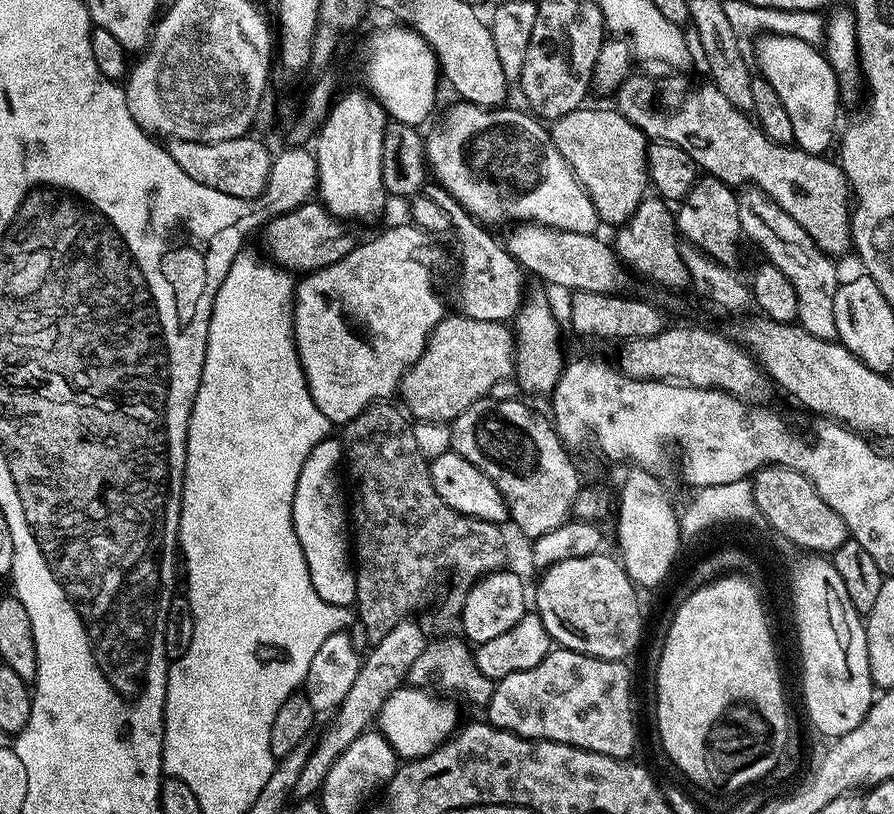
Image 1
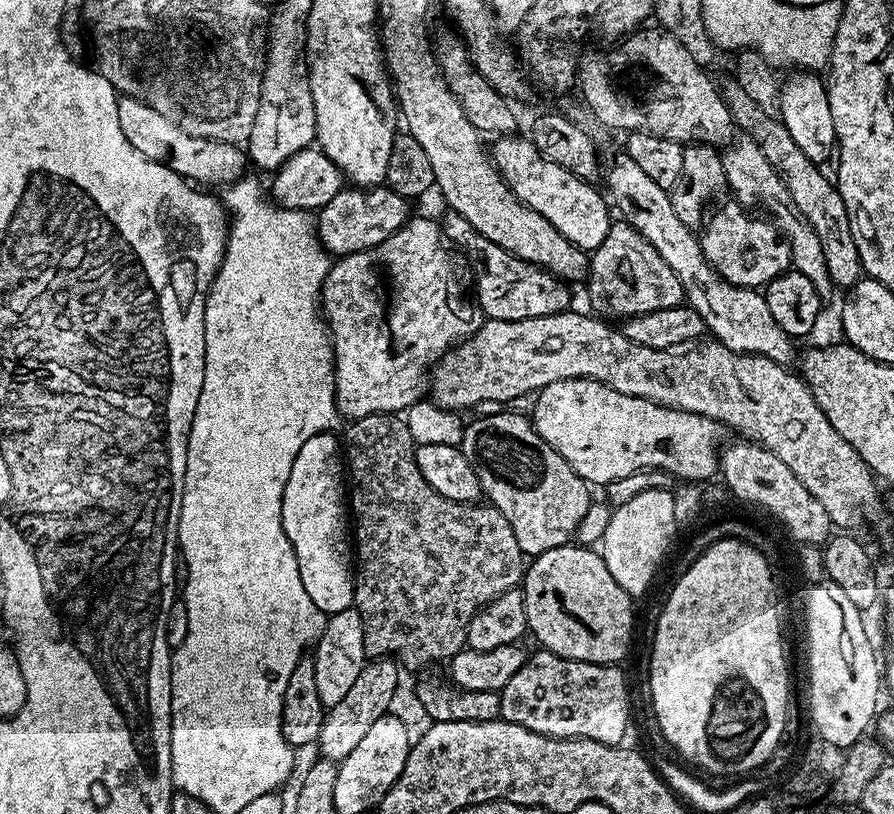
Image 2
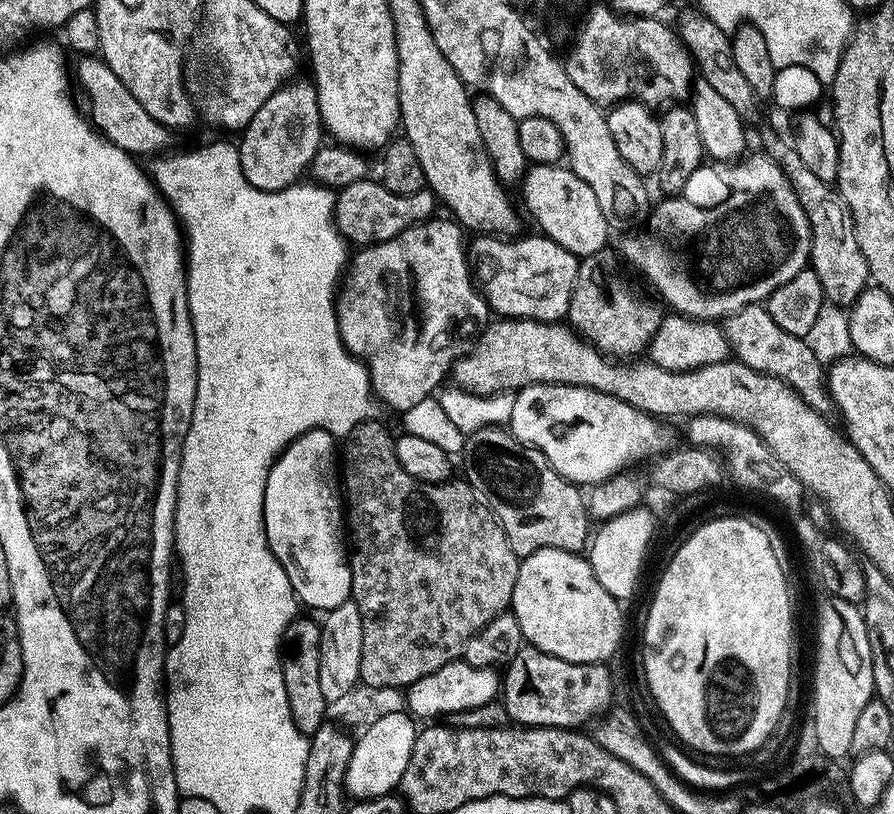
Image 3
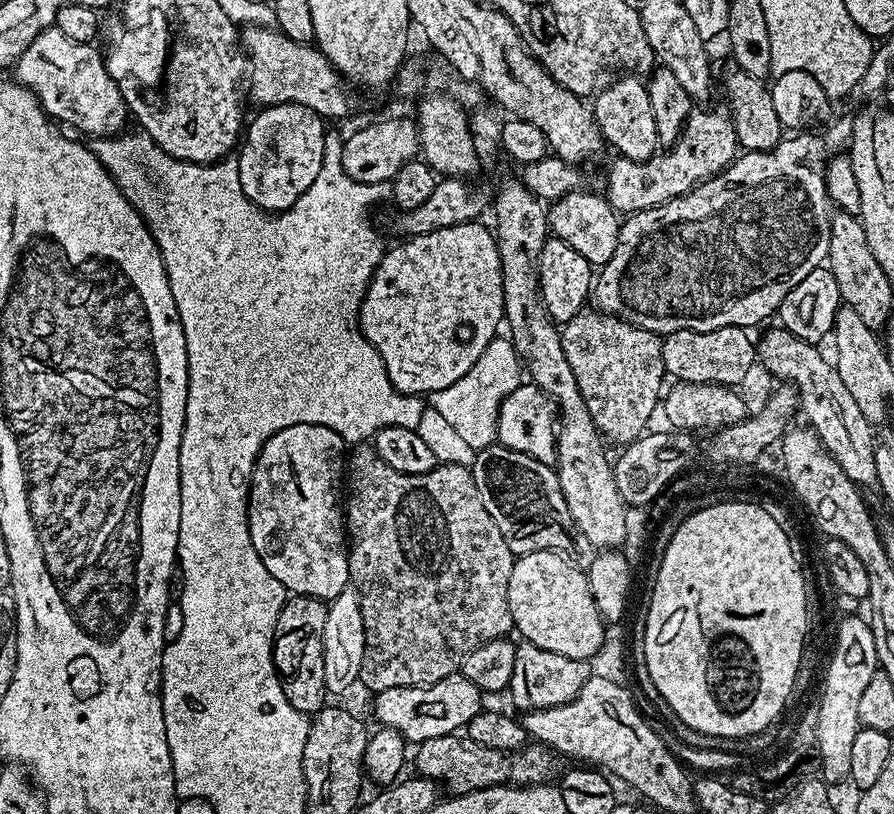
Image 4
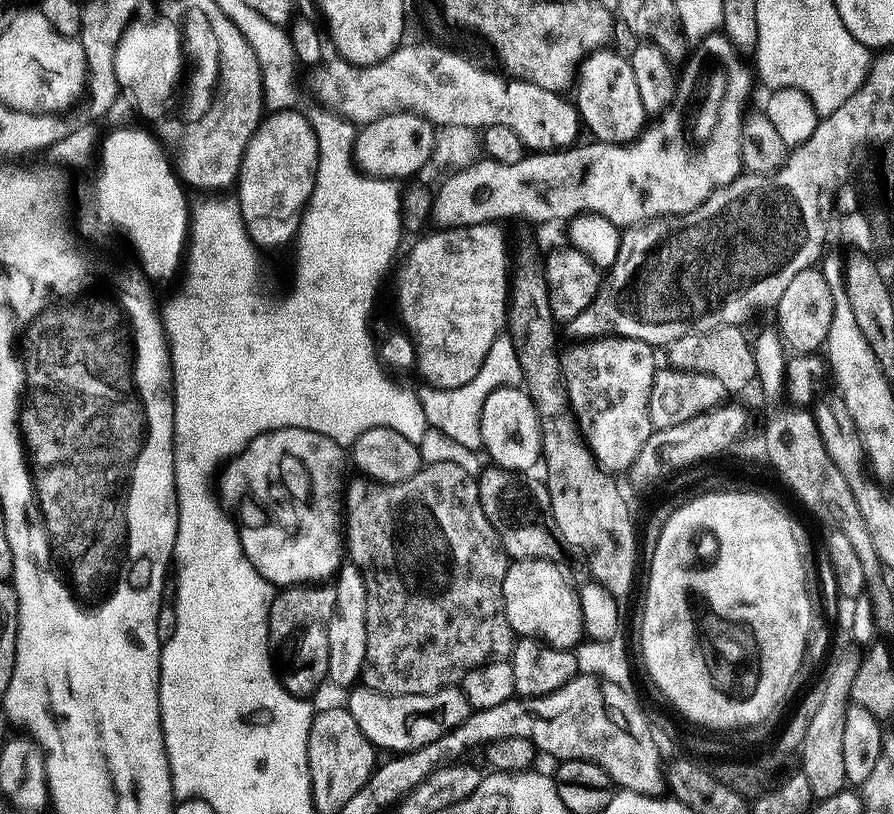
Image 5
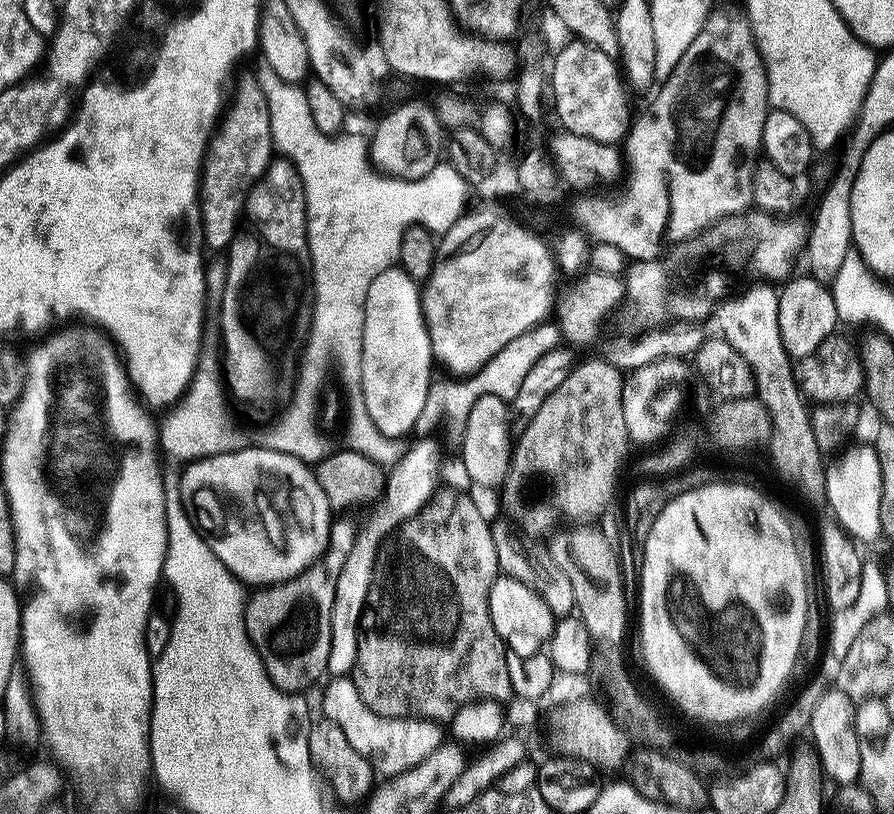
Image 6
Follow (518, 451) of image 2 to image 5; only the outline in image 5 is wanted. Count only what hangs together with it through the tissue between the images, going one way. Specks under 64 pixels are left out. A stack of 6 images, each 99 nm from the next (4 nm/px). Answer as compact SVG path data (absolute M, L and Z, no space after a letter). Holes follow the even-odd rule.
M492 466L489 472L479 477L480 501L484 513L500 536L500 543L513 561L552 560L555 557L557 537L552 523L551 498L544 482L523 484L510 470Z

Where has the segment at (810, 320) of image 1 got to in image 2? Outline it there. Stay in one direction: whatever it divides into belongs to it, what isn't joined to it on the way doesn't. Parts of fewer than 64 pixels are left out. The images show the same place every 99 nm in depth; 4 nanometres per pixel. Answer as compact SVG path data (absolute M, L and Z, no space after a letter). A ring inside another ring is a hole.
M740 134L723 149L722 159L724 173L728 179L728 188L736 195L733 196L735 203L748 210L765 208L769 212L765 213L771 217L790 246L791 267L797 272L806 274L806 278L810 278L810 282L814 284L821 298L827 297L827 292L833 291L834 285L826 270L826 260L822 258L822 246L818 243L818 236L792 207L788 188L784 185L783 178L774 170L774 166L770 166L770 162L766 162L766 154L762 154L762 150L758 150L758 146L749 136Z

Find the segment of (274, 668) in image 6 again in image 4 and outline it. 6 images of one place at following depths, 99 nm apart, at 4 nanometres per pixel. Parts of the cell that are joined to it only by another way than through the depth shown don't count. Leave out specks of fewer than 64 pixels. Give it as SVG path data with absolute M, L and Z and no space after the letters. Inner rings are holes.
M297 596L285 599L284 608L278 614L277 637L272 641L272 661L276 671L283 677L286 702L294 710L305 714L315 714L325 707L326 666L324 665L324 631L328 604L315 600L313 596Z

